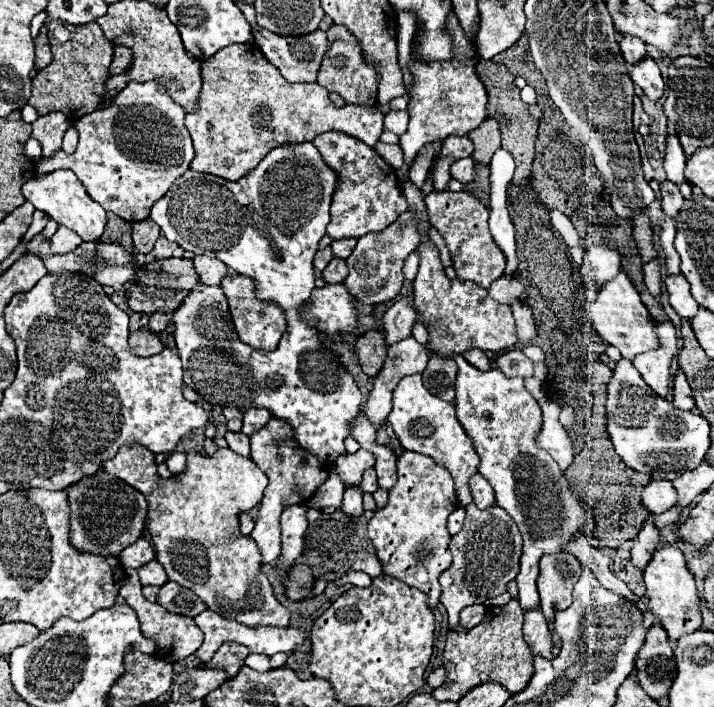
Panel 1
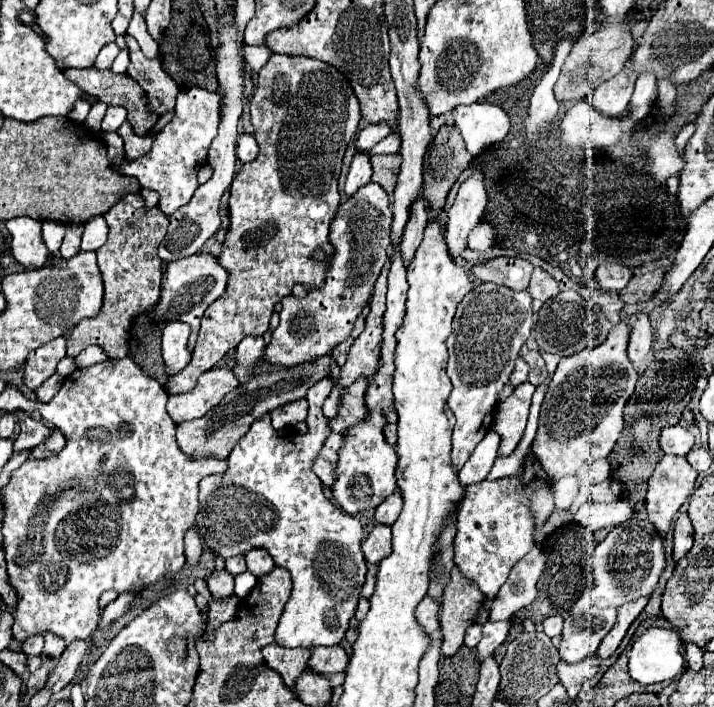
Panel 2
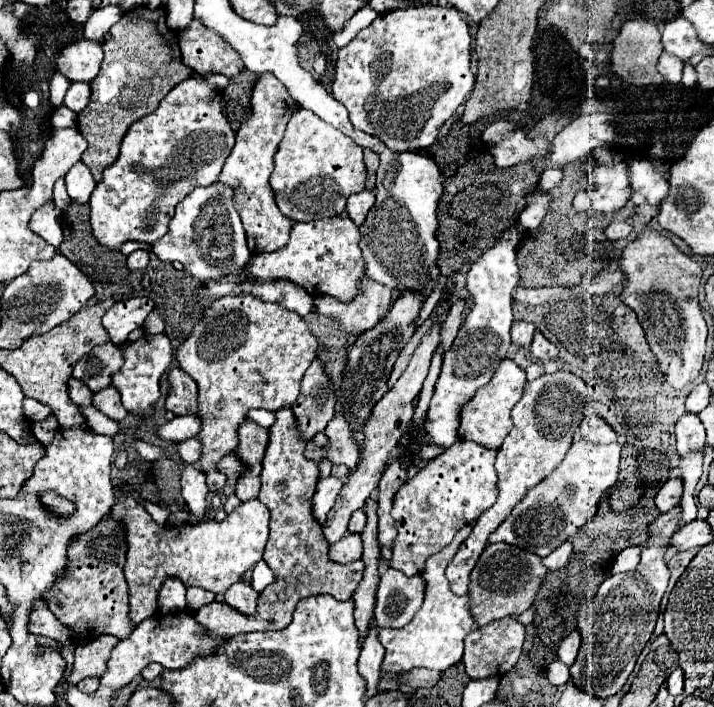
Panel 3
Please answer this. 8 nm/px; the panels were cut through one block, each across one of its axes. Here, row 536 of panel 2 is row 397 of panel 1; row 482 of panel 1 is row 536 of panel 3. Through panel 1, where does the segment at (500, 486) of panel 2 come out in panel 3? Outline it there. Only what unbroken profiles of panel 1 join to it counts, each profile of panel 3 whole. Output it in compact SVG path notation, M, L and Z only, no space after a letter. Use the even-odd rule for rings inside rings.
M574 438L560 466L538 486L528 490L518 506L514 506L512 514L490 534L490 542L514 544L542 558L554 552L564 540L574 536L596 514L602 494L616 482L620 450L620 444L596 446L582 438Z

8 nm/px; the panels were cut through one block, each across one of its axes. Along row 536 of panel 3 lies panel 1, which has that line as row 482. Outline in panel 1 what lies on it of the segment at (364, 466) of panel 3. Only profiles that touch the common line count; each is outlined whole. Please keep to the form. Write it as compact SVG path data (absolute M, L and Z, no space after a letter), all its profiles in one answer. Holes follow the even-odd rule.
M330 474L328 480L314 492L314 496L308 500L308 508L314 508L314 510L324 510L328 506L334 506L334 508L340 508L342 504L342 494L344 494L344 484L342 480L338 480L336 474Z

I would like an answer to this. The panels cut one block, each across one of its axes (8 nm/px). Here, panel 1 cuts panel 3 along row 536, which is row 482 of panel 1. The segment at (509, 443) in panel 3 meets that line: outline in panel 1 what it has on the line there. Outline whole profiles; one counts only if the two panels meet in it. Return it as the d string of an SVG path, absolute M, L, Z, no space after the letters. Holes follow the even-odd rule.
M474 474L470 480L468 480L468 486L470 486L470 492L472 492L472 502L484 510L488 506L494 504L494 490L492 486L488 484L486 478L482 478L480 474Z

